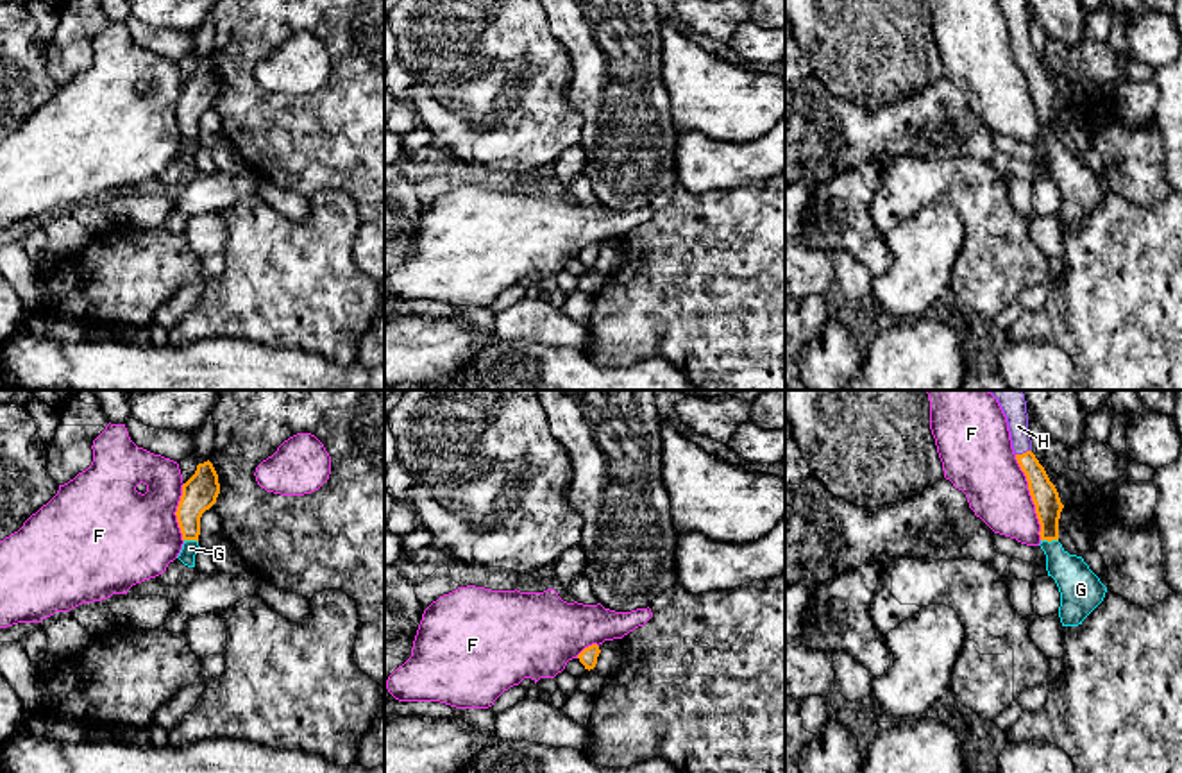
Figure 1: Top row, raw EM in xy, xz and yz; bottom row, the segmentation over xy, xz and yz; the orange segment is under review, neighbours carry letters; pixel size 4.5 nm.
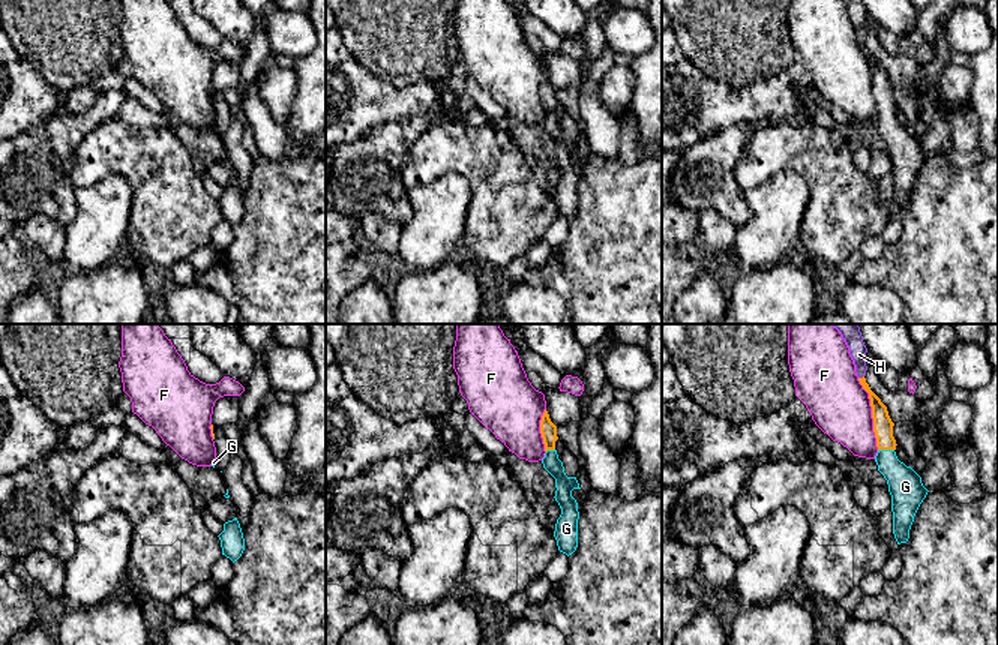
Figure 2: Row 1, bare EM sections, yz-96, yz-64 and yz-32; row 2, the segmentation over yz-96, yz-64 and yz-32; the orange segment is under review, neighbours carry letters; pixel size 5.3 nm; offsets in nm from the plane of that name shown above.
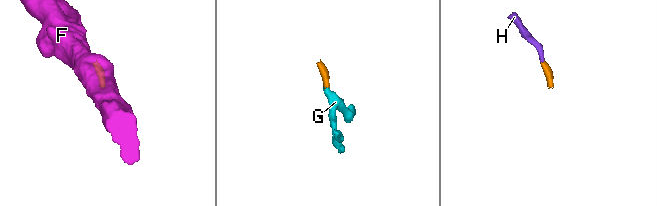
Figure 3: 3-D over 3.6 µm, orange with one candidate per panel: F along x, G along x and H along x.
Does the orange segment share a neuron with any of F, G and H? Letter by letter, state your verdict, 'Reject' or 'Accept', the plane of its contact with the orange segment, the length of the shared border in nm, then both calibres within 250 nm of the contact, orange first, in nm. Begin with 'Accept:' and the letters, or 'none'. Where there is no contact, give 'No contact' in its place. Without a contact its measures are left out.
Accept: G, H
F: Reject. Touches orange in yz. Shared border 400 nm. Thickness 120 nm (orange) against 280 nm
G: Accept. Touches orange in yz. Shared border 80 nm. Thickness 120 nm (orange) against 180 nm
H: Accept. Touches orange in yz. Shared border 80 nm. Thickness 120 nm (orange) against 120 nm

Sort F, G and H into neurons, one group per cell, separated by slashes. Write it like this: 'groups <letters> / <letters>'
groups F / G H

